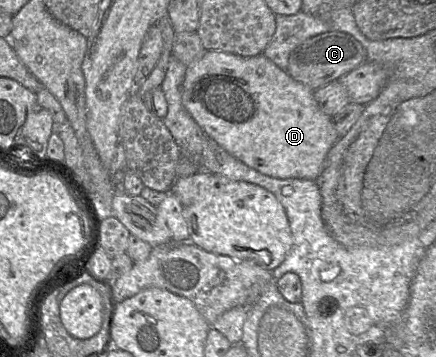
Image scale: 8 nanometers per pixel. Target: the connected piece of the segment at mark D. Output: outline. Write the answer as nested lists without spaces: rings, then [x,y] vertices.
[[[207,50],[204,55],[187,67],[182,86],[182,103],[187,112],[200,125],[200,127],[215,140],[222,148],[245,165],[275,178],[298,178],[316,180],[324,167],[330,149],[340,139],[333,123],[333,116],[325,114],[314,98],[314,90],[301,82],[294,80],[286,70],[279,68],[273,61],[260,54],[252,57],[226,53],[215,50]]]

